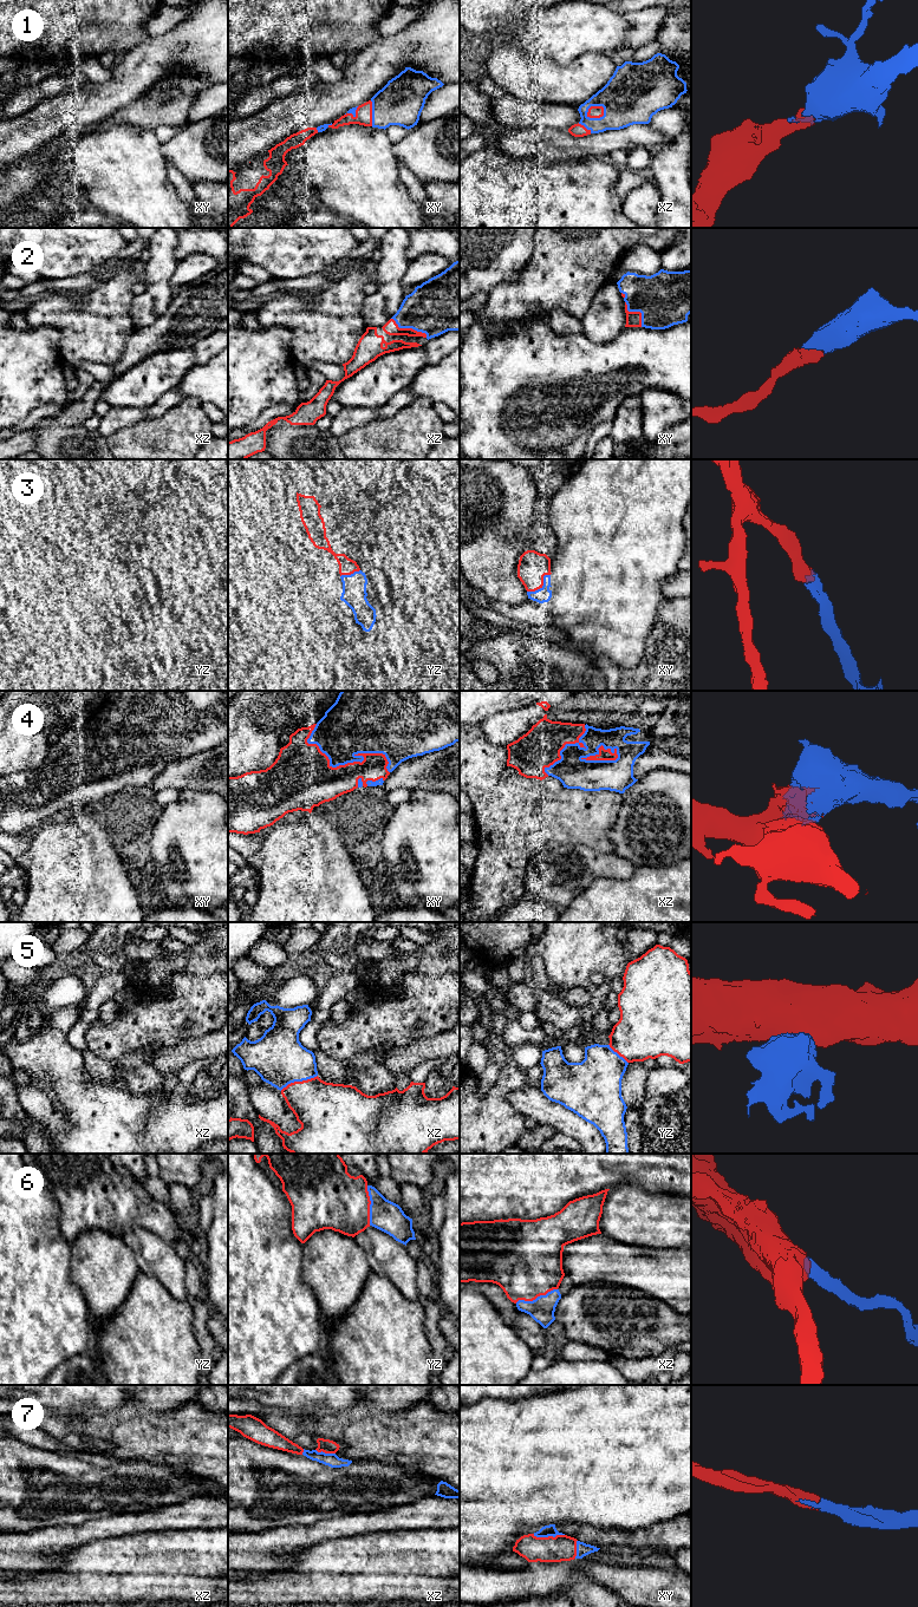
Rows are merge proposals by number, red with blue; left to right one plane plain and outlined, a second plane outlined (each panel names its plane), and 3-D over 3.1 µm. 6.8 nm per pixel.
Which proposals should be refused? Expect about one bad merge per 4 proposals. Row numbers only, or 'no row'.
no row

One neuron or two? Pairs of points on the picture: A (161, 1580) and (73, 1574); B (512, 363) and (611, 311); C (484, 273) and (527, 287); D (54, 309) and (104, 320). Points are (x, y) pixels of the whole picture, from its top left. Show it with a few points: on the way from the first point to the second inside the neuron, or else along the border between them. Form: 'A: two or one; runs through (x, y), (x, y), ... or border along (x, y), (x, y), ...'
A: one; runs through (140, 1574), (95, 1574)
B: two; border along (583, 333), (593, 341), (607, 343), (611, 340)
C: two; border along (528, 260), (513, 280), (500, 282), (488, 292)
D: one; runs through (66, 318), (69, 320), (92, 320)

